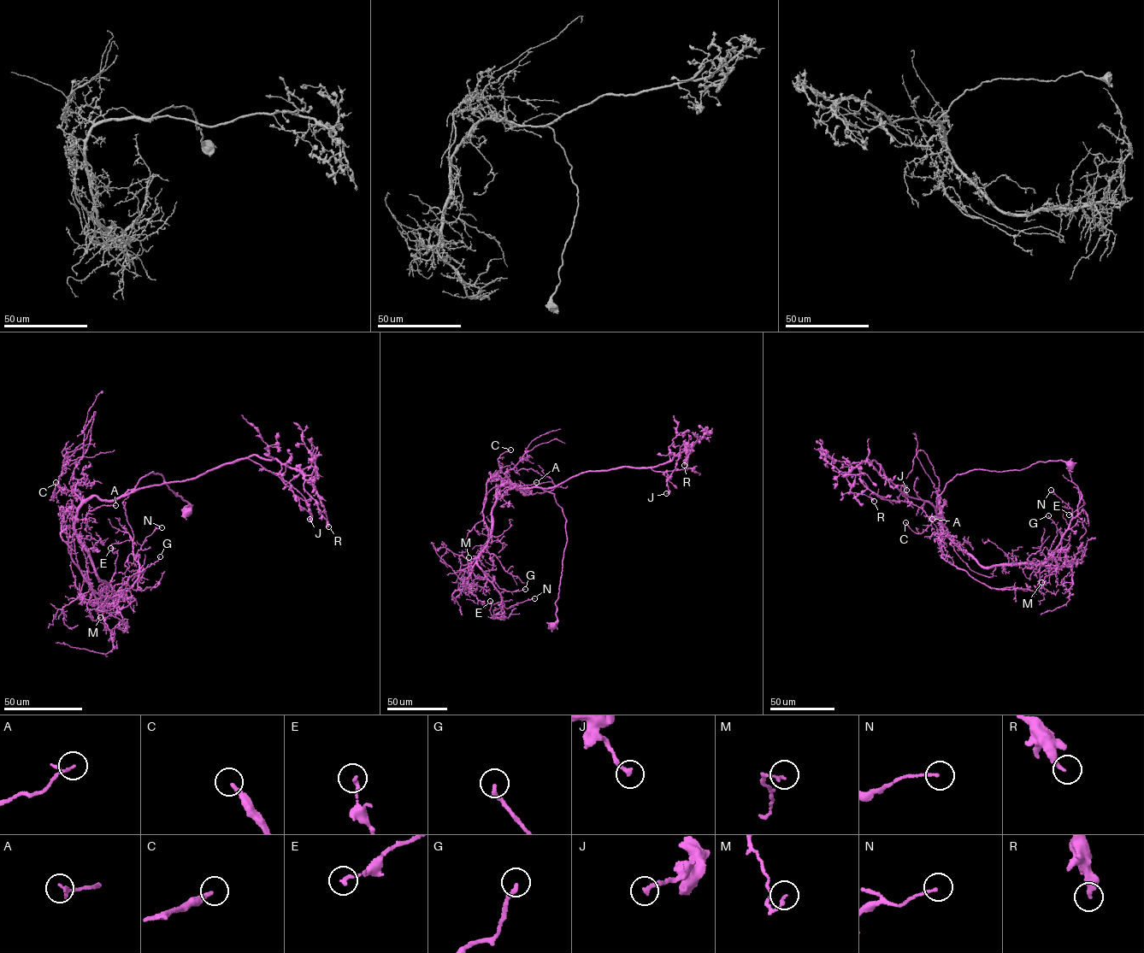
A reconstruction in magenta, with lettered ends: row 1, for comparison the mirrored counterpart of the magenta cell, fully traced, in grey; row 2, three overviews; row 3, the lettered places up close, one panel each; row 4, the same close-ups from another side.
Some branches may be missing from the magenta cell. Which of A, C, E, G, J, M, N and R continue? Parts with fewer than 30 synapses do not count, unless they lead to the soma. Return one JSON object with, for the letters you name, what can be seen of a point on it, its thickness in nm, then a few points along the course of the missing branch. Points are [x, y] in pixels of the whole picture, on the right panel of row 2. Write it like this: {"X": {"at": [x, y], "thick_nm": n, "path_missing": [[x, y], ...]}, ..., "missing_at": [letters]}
{"C": {"at": [905, 522], "thick_nm": 240, "path_missing": [[905, 522], [886, 497], [885, 479], [902, 480], [899, 479]]}, "missing_at": ["C"]}

